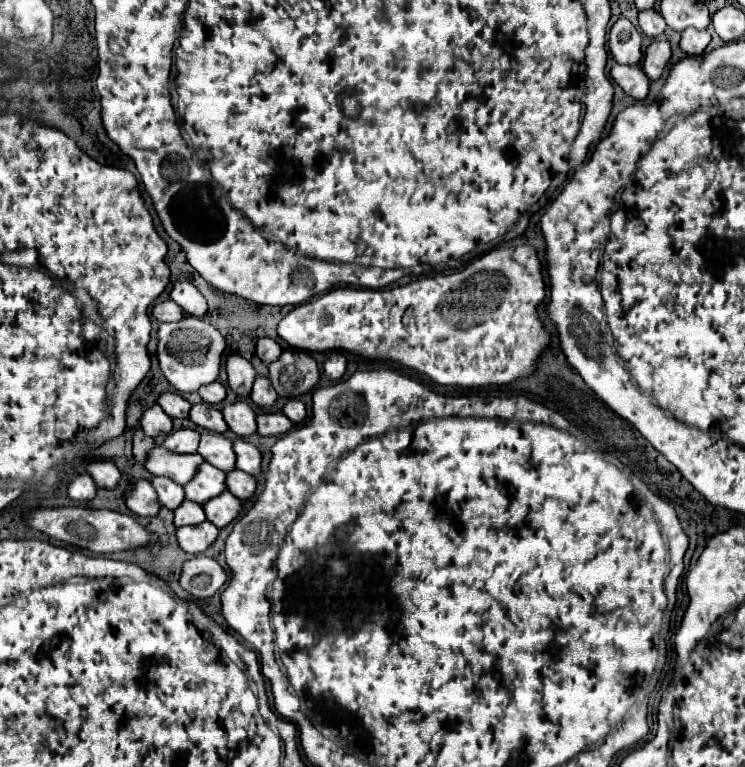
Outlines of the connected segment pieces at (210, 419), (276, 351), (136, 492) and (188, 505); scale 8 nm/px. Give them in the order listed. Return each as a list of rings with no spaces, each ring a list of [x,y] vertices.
[[[206,403],[192,405],[192,409],[190,409],[190,421],[194,421],[196,425],[200,425],[200,427],[204,427],[208,431],[214,431],[214,433],[228,431],[222,413],[218,409],[206,405]]]
[[[260,337],[258,343],[256,343],[256,353],[264,363],[272,363],[272,361],[276,361],[280,357],[282,347],[270,337]]]
[[[136,479],[132,491],[126,497],[126,507],[140,517],[154,517],[158,513],[160,503],[148,479]]]
[[[182,501],[176,509],[174,509],[174,525],[182,527],[182,525],[198,525],[202,523],[204,517],[204,509],[202,505],[194,503],[194,501]]]

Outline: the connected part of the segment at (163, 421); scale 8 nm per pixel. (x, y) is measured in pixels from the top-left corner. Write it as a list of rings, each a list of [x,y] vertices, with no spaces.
[[[160,405],[148,407],[140,417],[140,425],[146,431],[146,435],[150,435],[150,437],[172,433],[172,419],[162,411]]]

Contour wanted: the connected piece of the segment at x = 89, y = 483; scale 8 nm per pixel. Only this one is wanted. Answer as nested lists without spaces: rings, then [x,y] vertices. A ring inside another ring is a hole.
[[[86,473],[74,475],[72,481],[68,483],[68,495],[70,495],[70,499],[80,501],[80,503],[92,501],[94,495],[96,495],[96,485],[94,485],[92,477],[86,475]]]

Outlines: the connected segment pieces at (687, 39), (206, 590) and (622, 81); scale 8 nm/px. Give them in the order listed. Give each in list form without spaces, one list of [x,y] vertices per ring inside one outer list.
[[[688,27],[688,29],[682,31],[680,47],[688,55],[702,55],[704,49],[708,47],[708,43],[710,43],[710,33],[708,31],[698,31],[694,27]]]
[[[198,555],[184,563],[180,575],[180,587],[190,595],[206,599],[212,597],[226,583],[226,571],[218,565],[216,559]]]
[[[616,63],[610,69],[610,75],[624,89],[624,93],[634,97],[636,101],[642,101],[648,95],[650,79],[644,75],[640,65],[620,65],[620,63]]]

